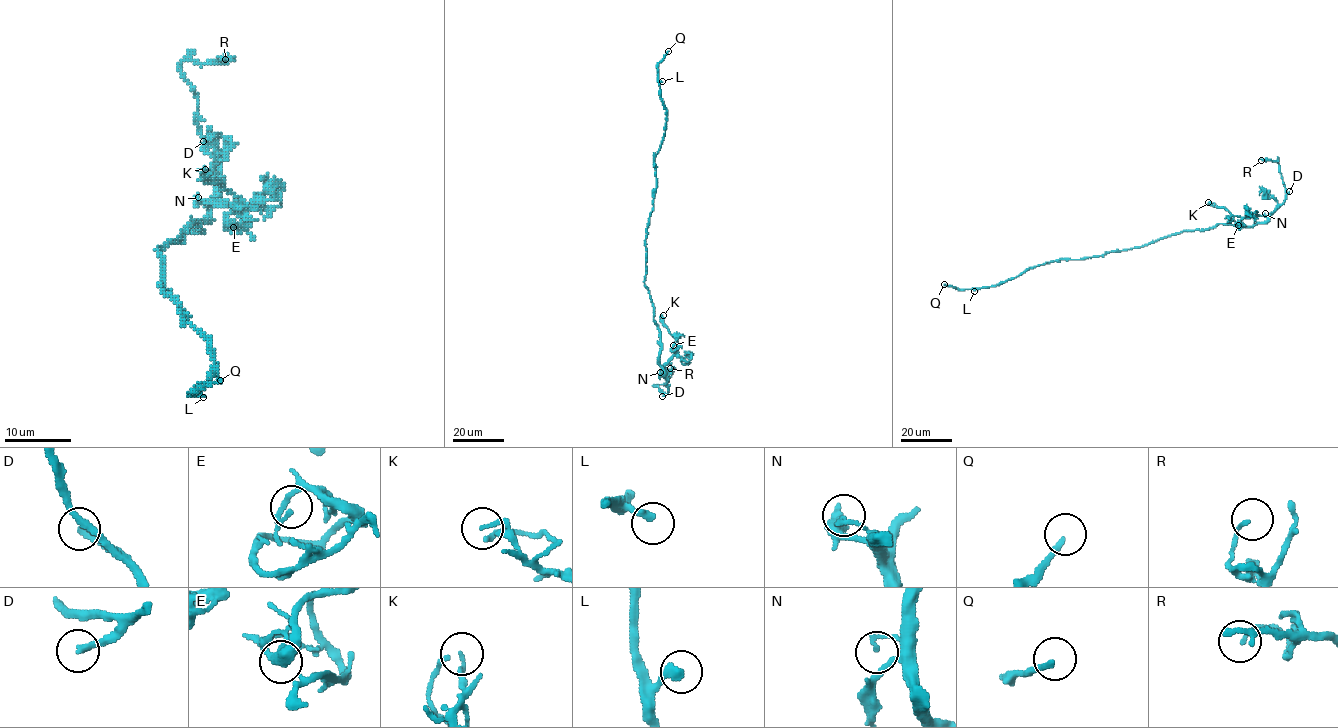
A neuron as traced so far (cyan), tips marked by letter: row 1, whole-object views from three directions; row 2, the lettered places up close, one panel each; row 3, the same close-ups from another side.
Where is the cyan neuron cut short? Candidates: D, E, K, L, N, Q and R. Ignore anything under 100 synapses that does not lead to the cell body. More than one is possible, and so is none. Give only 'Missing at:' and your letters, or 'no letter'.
Missing at: D, Q

